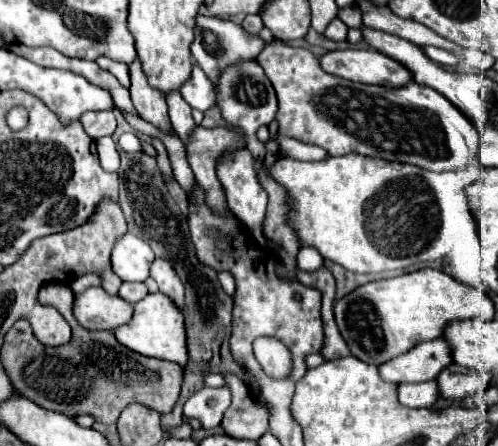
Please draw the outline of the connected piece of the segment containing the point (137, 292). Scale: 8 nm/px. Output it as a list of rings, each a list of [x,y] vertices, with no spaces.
[[[123,282],[121,288],[119,288],[119,296],[133,304],[133,302],[147,296],[147,288],[145,288],[143,282]]]

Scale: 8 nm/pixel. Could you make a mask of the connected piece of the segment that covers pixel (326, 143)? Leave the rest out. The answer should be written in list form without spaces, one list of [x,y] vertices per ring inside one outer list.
[[[277,40],[267,44],[257,60],[277,92],[279,132],[297,138],[301,142],[321,146],[331,156],[343,156],[353,152],[361,156],[377,156],[383,160],[397,160],[427,170],[443,172],[443,170],[465,168],[479,154],[479,142],[481,142],[479,130],[443,94],[439,94],[429,86],[409,82],[399,88],[387,88],[387,86],[367,86],[367,84],[347,82],[343,78],[323,72],[317,56],[313,56],[307,48],[293,48]]]

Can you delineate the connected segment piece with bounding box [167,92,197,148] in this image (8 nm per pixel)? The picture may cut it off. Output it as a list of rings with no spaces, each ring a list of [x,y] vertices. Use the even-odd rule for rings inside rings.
[[[179,92],[169,94],[169,96],[167,96],[167,104],[169,104],[169,116],[171,116],[173,130],[177,132],[177,136],[181,138],[181,142],[183,142],[185,148],[187,148],[187,144],[189,144],[189,140],[191,140],[191,134],[193,134],[193,130],[197,128],[197,124],[193,122],[193,116],[191,116],[191,108],[189,108],[189,104],[179,96]]]

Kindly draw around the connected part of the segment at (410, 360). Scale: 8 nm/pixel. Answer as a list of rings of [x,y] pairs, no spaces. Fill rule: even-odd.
[[[443,338],[427,340],[417,344],[409,352],[397,356],[387,364],[379,364],[379,374],[383,380],[393,384],[403,382],[427,382],[451,364],[451,352]]]

